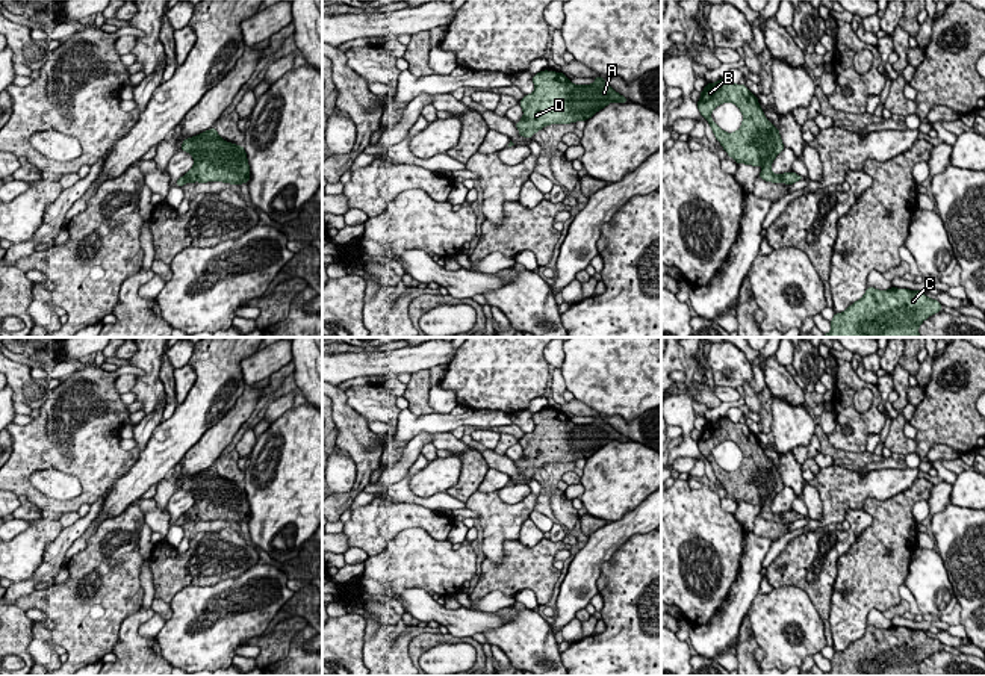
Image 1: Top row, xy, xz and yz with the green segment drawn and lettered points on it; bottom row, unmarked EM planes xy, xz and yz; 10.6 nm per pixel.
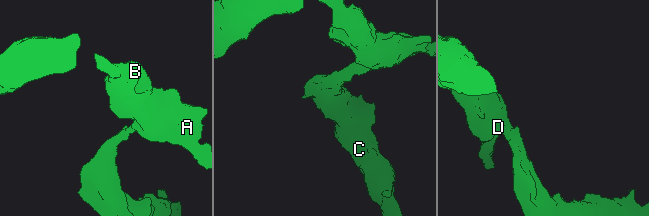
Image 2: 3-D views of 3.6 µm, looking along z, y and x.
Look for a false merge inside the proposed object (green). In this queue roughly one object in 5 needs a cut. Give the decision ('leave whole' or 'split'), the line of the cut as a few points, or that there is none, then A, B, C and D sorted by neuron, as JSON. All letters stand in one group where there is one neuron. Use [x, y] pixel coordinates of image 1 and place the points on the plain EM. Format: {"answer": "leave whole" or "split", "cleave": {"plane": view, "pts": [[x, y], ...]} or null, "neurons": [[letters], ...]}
{"answer": "leave whole", "cleave": null, "neurons": [["A", "B", "C", "D"]]}

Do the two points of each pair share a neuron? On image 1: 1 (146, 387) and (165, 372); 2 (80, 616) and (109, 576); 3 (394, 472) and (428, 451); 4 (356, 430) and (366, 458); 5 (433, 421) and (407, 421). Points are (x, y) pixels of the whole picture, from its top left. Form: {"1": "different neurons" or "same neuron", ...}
{"1": "different neurons", "2": "same neuron", "3": "different neurons", "4": "same neuron", "5": "same neuron"}

